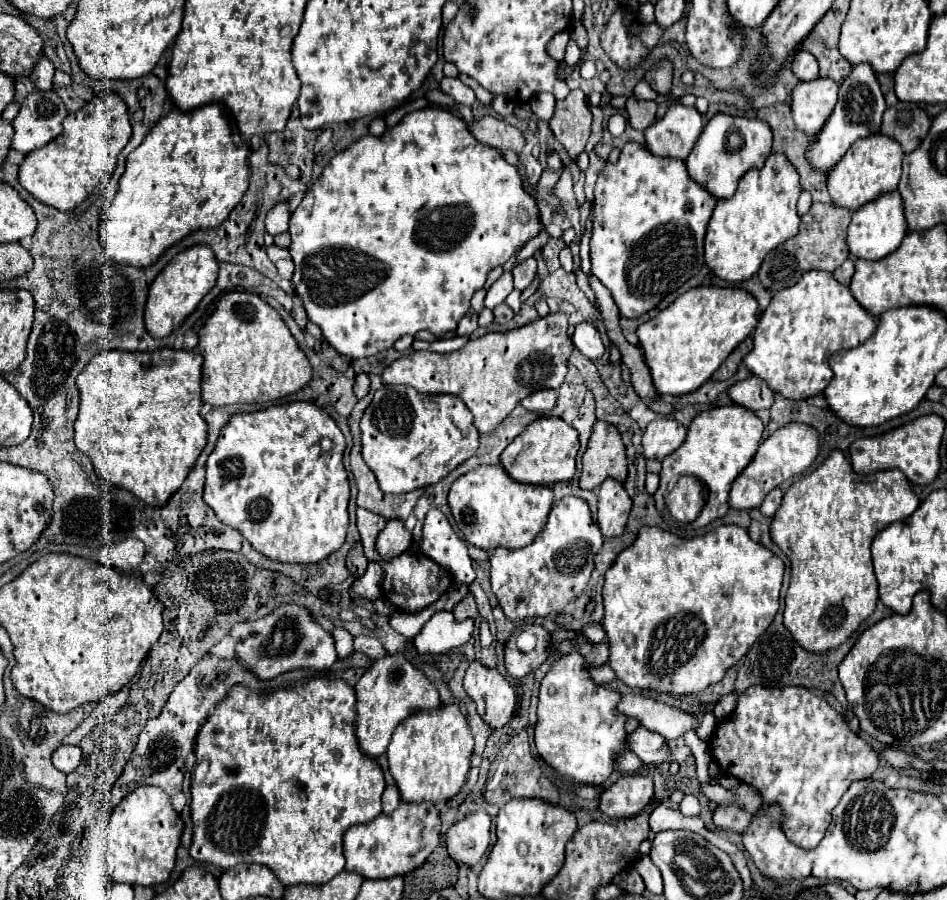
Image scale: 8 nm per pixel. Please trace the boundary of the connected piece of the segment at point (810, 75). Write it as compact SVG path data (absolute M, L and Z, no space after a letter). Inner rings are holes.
M800 50L790 66L792 74L802 80L802 82L808 82L808 80L816 80L818 78L818 62L812 54L808 54L806 50Z

